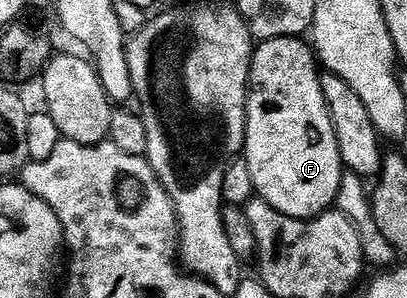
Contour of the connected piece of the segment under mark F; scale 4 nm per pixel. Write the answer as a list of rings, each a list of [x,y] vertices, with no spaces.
[[[298,36],[268,37],[254,46],[249,66],[251,90],[245,96],[247,118],[241,157],[247,160],[247,173],[251,176],[252,187],[256,189],[254,192],[287,216],[308,218],[332,208],[345,172],[321,91],[320,76],[321,69],[312,46]]]

